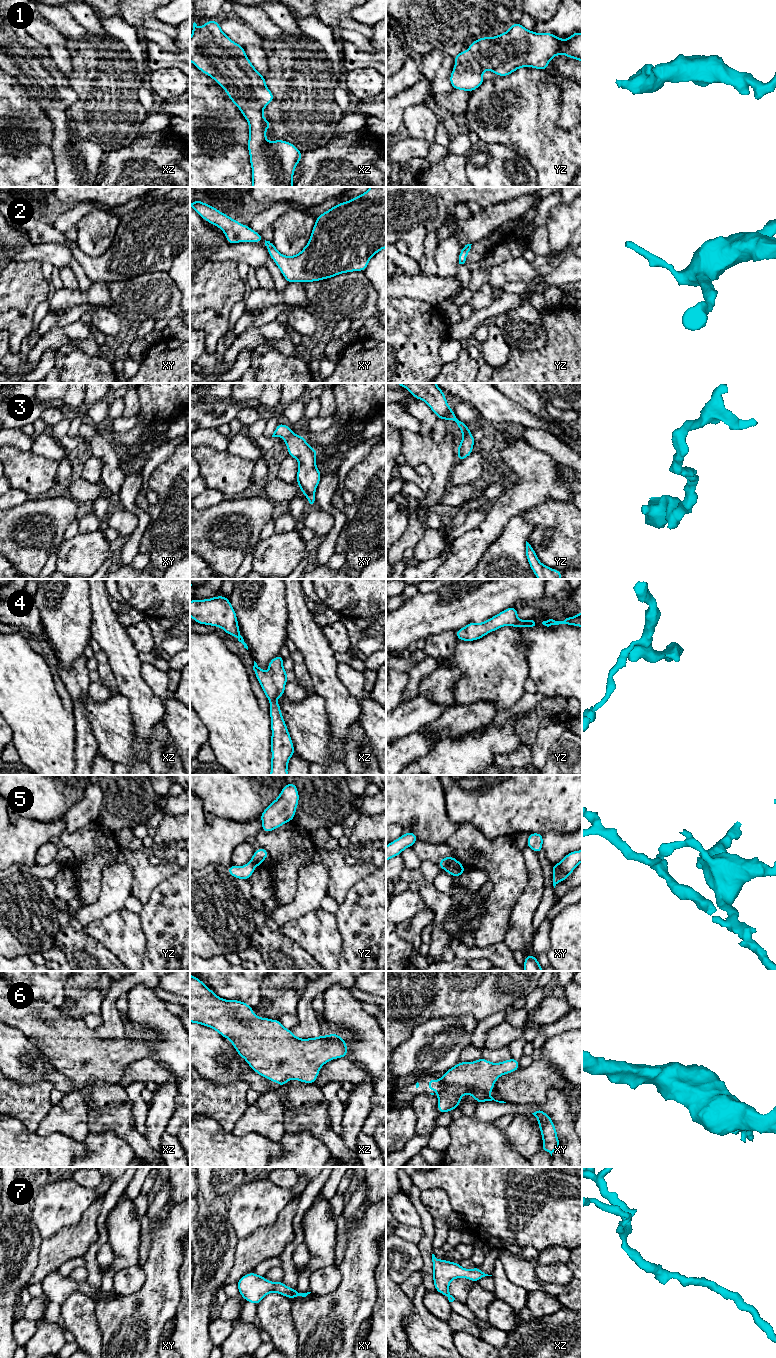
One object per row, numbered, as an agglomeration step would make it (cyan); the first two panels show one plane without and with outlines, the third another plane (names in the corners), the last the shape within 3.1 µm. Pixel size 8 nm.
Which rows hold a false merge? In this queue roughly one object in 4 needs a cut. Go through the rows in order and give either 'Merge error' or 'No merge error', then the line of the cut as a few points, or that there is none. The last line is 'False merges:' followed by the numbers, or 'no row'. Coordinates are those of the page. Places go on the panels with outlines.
1: No merge error. No split
2: No merge error. No split
3: No merge error. No split
4: No merge error. No split
5: Merge error. Split along xy (453, 858), (443, 868)
6: No merge error. No split
7: No merge error. No split
False merges: 5

